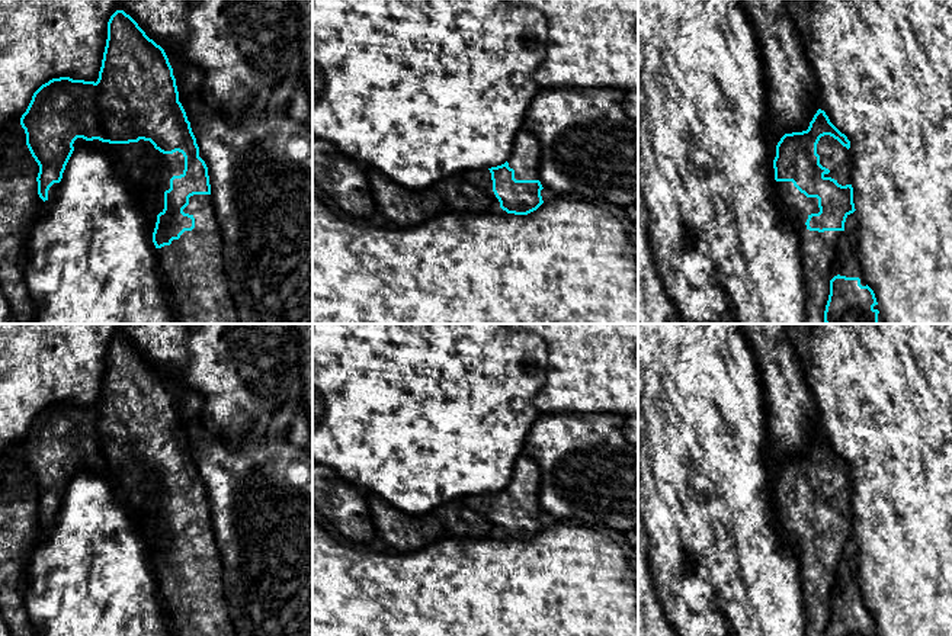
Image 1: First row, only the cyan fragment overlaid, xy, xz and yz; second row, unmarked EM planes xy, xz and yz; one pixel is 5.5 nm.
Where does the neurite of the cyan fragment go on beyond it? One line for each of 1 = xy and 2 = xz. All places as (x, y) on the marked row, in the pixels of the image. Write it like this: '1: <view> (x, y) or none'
1: xy (148, 179)
2: xz (471, 190)

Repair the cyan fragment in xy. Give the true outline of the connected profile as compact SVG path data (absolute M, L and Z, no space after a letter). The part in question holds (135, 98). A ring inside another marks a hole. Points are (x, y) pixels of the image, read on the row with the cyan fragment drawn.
M116 10L108 22L108 39L97 81L70 77L49 80L33 93L20 118L20 125L26 134L26 145L39 166L38 195L44 202L55 196L65 166L77 147L97 150L112 160L118 176L129 184L132 193L154 211L157 222L153 242L156 248L170 245L185 231L195 228L193 215L183 212L190 196L211 195L208 167L199 157L199 147L190 122L179 102L176 78L169 58L164 49L150 39L124 10Z

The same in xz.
M507 161L491 168L461 171L424 189L407 189L382 174L371 173L371 192L376 209L390 219L392 227L401 228L414 228L451 212L494 213L501 208L507 213L528 215L544 203L542 189L539 180L516 180L515 170Z

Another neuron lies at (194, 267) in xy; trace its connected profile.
M211 195L190 196L183 212L195 218L195 228L170 245L156 248L163 277L173 293L176 322L240 324Z

